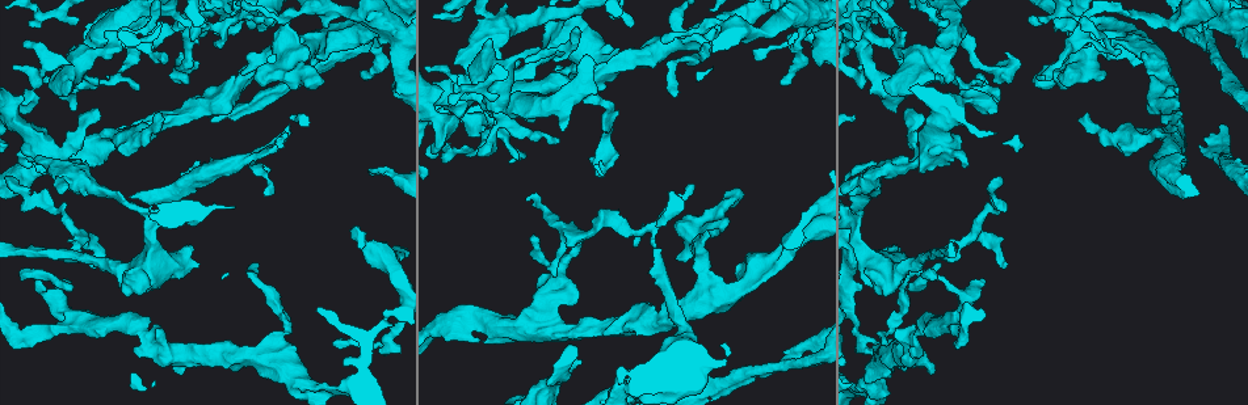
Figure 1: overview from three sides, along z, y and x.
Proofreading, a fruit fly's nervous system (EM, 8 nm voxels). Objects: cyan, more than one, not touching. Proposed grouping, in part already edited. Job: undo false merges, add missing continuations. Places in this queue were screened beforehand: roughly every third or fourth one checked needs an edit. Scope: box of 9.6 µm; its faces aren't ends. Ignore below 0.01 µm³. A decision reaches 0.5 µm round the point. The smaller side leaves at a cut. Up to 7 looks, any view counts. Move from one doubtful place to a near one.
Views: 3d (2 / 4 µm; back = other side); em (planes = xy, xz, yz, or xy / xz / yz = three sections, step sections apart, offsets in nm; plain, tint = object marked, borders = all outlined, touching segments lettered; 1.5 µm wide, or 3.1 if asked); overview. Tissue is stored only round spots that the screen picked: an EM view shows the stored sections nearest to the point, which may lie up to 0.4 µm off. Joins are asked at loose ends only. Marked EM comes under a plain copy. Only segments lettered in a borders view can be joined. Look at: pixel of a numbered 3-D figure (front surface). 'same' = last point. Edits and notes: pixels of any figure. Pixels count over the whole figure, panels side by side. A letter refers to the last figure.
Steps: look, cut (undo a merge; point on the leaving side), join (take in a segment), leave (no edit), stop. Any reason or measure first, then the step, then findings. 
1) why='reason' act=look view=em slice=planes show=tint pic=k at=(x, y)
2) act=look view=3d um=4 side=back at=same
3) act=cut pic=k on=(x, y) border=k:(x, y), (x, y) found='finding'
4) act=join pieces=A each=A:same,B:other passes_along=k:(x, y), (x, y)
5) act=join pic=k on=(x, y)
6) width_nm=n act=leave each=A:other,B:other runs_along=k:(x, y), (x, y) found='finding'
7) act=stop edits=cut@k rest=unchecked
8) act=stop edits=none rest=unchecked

why='branch stops here' act=look view=3d um=4 side=back pic=1 at=(71, 280)

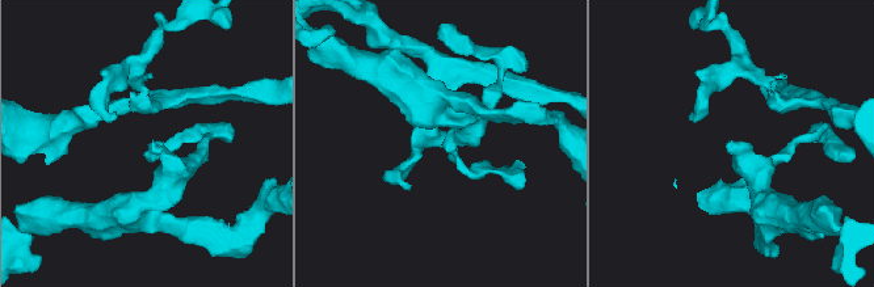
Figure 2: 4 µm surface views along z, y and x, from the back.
why='need the tissue' act=look view=em slice=xz step=8 show=borders pic=2 at=(151, 144)

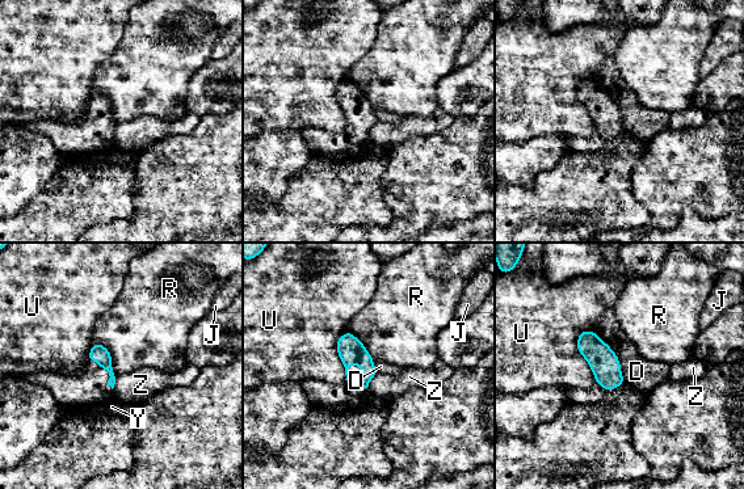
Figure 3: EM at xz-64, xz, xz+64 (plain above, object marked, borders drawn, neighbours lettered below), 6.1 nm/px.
act=look view=em slice=planes show=borders at=same

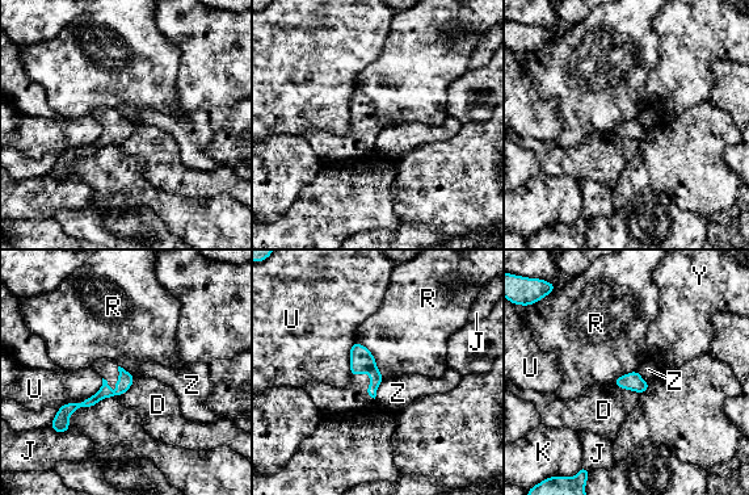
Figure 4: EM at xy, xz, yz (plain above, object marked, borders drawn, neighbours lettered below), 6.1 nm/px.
act=leave each=D:other,J:other,K:other,R:other,U:other,Y:other,Z:other runs_along=4:(130, 378), (59, 416) found='no lettered segment goes on from it'

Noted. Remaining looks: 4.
why='free end' act=look view=3d um=4 pic=1 at=(162, 121)

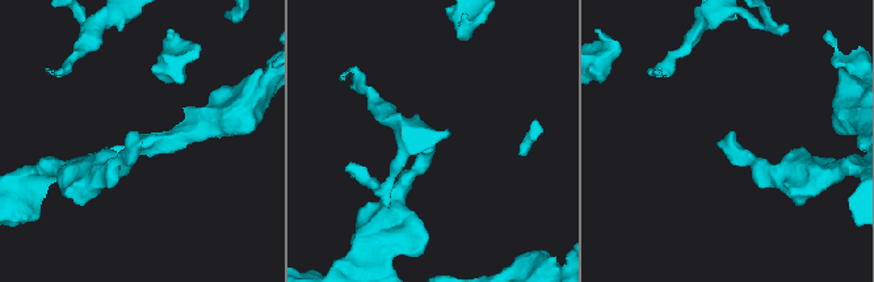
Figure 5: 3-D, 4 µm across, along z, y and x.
why='shape alone is not enough' act=look view=em slice=planes show=tint pic=5 at=(140, 141)

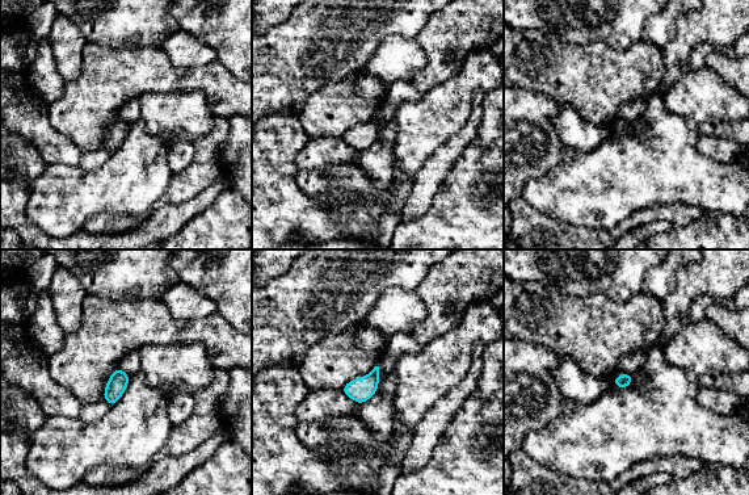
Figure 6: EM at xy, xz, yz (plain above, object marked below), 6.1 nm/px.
act=look view=em slice=planes show=borders at=same

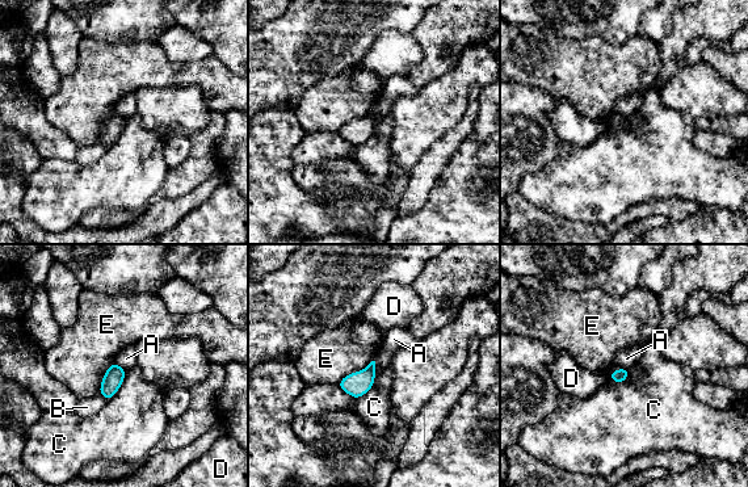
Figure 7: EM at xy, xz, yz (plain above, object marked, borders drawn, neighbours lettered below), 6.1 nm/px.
act=leave each=A:other,B:other,C:other,D:other,E:other found='none of them fits'

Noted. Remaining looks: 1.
act=stop edits=none rest=unchecked

